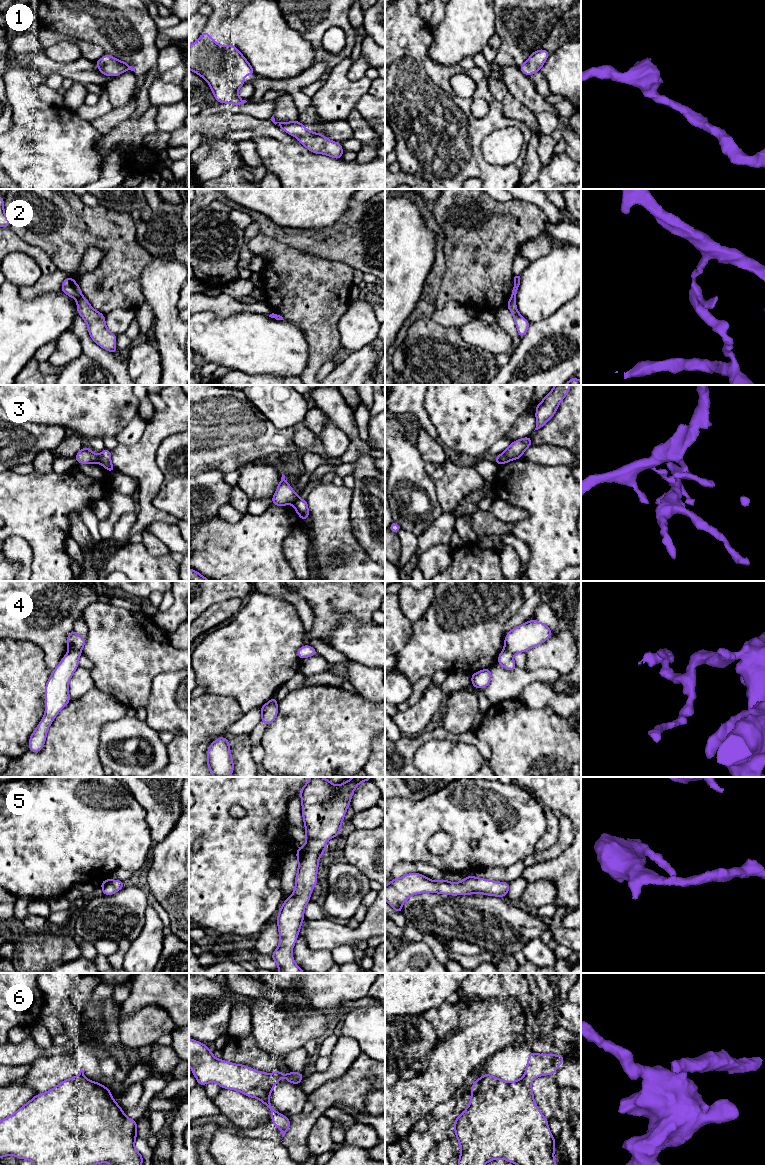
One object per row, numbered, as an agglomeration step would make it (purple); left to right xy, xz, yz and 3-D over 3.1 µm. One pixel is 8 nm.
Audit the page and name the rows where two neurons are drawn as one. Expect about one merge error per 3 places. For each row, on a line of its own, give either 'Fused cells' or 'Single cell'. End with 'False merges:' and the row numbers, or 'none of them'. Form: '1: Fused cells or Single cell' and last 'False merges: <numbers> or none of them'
1: Single cell
2: Fused cells
3: Fused cells
4: Fused cells
5: Single cell
6: Fused cells
False merges: 2, 3, 4, 6

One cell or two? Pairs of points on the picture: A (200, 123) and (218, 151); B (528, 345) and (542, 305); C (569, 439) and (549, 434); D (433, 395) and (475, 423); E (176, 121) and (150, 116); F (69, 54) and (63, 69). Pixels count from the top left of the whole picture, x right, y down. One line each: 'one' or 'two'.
A: two
B: two
C: one
D: one
E: two
F: two

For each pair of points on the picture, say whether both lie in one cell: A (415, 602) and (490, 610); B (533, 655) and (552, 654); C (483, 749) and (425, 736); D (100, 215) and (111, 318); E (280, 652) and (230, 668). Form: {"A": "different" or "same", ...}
{"A": "different", "B": "same", "C": "same", "D": "different", "E": "same"}

